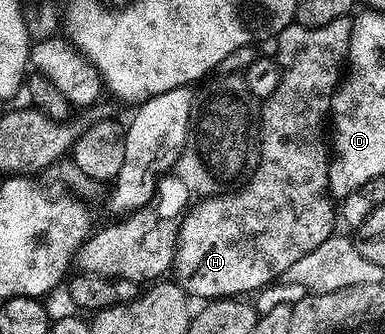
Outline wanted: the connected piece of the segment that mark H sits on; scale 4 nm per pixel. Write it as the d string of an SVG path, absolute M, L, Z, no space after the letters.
M344 16L343 18L335 18L335 22L327 22L327 26L319 26L318 28L308 28L294 22L287 25L282 32L276 33L277 52L275 51L275 59L278 66L281 67L281 77L279 78L279 84L275 86L275 92L267 97L259 108L259 159L256 167L248 179L245 180L247 181L246 184L238 192L233 193L232 196L213 196L217 194L211 194L206 198L198 199L181 219L181 229L177 235L177 249L175 250L171 276L176 284L190 297L241 298L246 295L244 292L256 293L266 285L280 281L285 272L291 270L291 265L299 262L299 258L311 254L311 250L315 250L315 246L320 246L321 243L327 242L327 238L334 235L335 204L328 193L331 144L327 139L327 121L331 116L333 93L337 91L337 85L343 76L343 65L349 55L349 39L351 38L352 25L352 19L349 16Z

